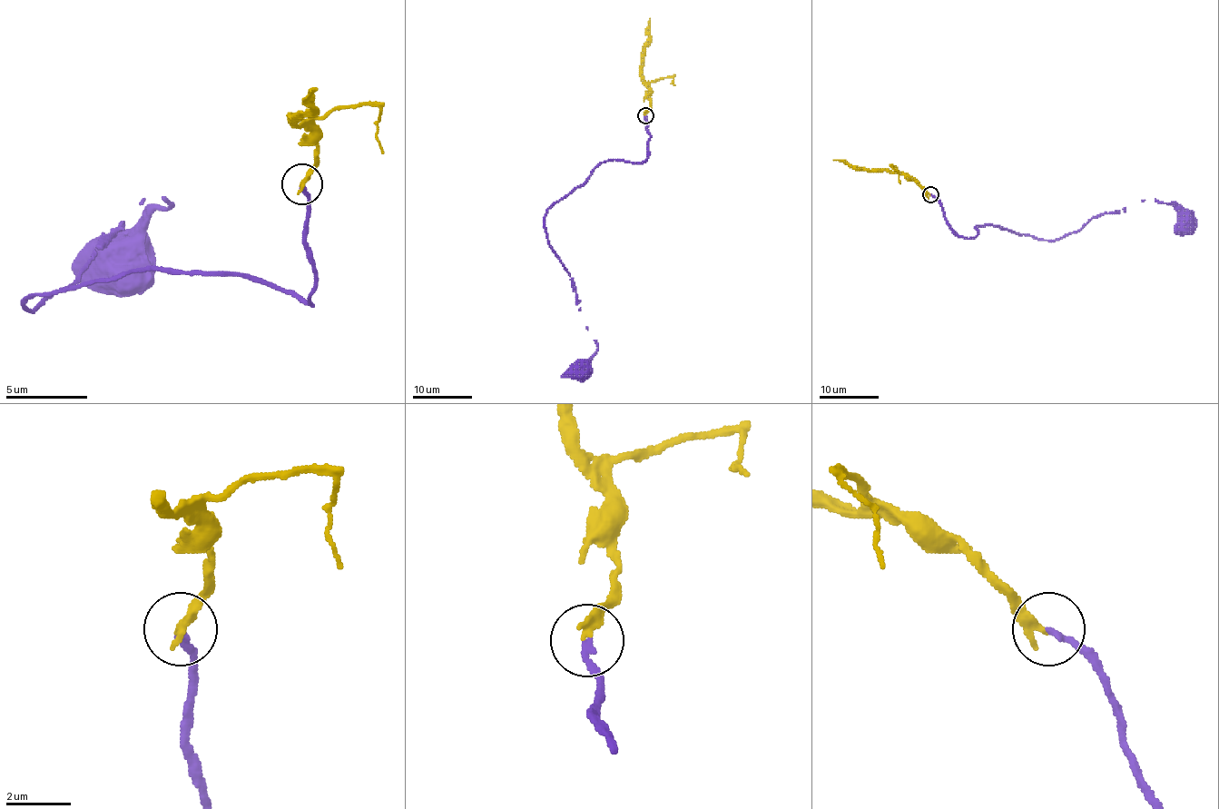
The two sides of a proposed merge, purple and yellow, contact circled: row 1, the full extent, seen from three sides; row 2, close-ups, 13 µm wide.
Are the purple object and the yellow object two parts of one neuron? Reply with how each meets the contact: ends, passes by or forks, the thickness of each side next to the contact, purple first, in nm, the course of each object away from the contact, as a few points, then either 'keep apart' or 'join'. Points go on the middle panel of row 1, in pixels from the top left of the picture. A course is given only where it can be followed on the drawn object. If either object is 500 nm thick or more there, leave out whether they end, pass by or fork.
purple ends | yellow ends | 200/320 nm | purple via (645, 114), (647, 158), (601, 162), (545, 217), (547, 243), (571, 278), (598, 350), (580, 371) | yellow via (645, 114), (650, 93), (641, 70), (641, 53), (648, 37), (650, 18) | join

